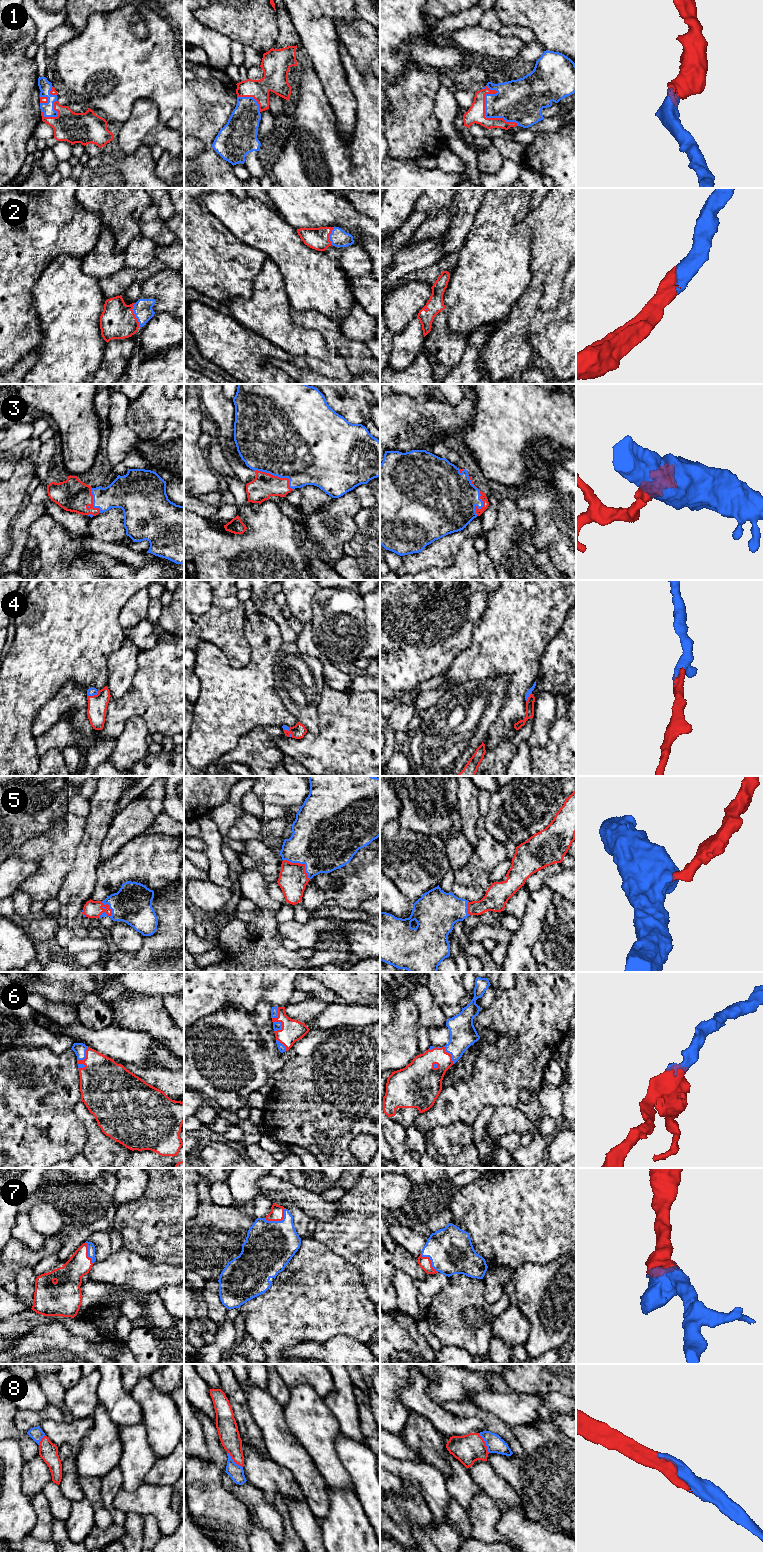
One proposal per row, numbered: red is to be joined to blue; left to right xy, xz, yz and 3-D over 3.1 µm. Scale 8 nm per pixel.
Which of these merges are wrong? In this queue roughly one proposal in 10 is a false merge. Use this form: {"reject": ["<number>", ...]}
{"reject": []}

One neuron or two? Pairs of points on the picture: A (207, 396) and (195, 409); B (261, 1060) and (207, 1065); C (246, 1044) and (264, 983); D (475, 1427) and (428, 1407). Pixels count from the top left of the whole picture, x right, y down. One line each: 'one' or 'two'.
A: two
B: one
C: two
D: one

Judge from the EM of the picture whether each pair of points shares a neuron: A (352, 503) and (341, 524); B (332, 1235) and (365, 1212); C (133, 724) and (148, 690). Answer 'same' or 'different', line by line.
A: same
B: same
C: different

